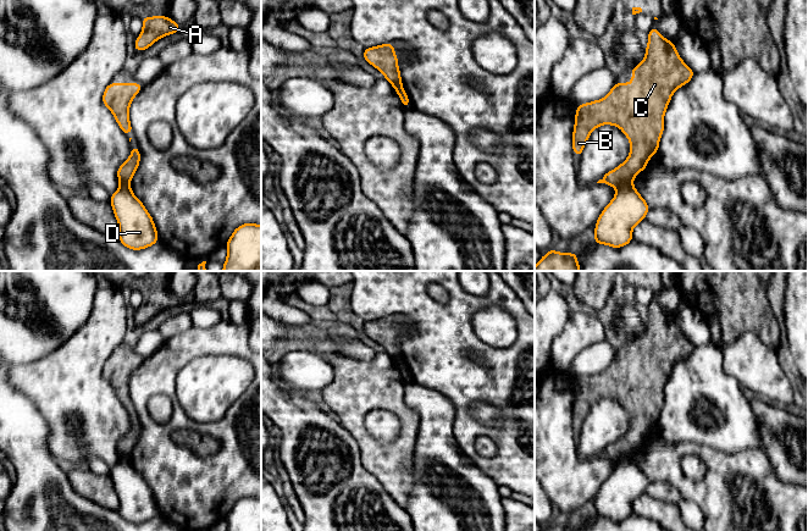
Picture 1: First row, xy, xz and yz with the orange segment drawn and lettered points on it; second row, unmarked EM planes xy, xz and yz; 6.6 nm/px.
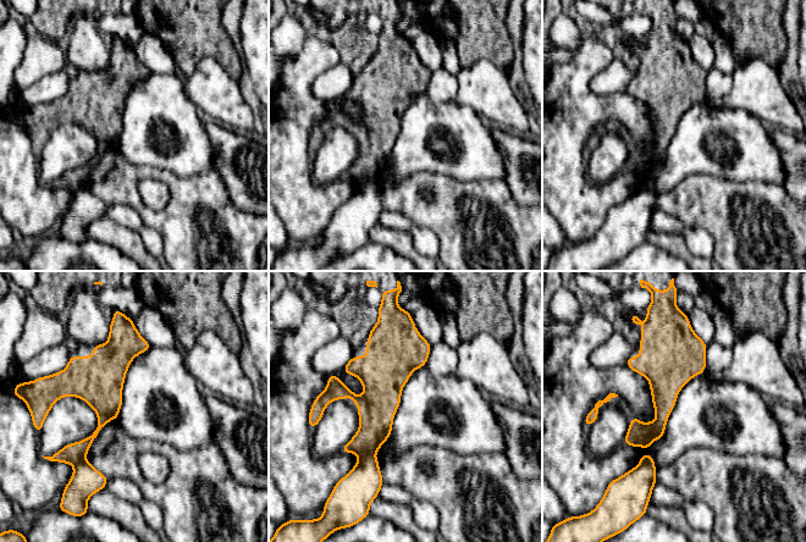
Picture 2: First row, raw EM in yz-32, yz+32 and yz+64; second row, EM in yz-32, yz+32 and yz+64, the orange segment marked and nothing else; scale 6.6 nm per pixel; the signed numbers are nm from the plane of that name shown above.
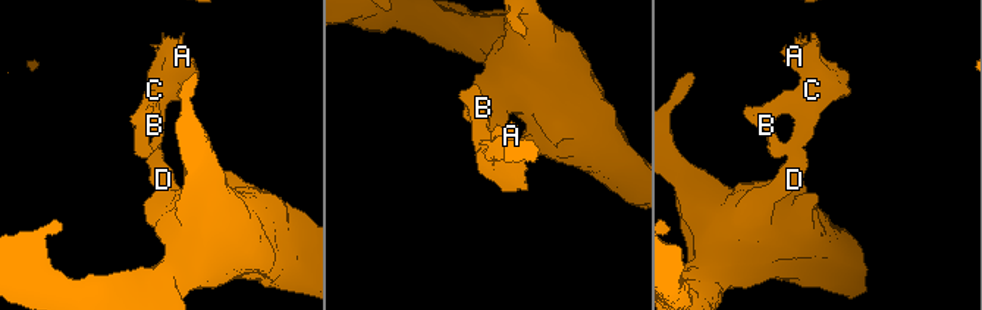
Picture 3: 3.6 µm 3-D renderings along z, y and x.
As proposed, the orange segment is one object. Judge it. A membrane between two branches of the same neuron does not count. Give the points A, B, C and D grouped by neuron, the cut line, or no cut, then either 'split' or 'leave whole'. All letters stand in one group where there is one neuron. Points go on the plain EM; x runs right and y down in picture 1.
A B C / D | yz (631, 454), (624, 455), (616, 462) | split

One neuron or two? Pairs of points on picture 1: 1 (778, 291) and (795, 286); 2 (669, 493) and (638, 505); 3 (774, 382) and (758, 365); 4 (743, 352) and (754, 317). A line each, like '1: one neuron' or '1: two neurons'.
1: two neurons
2: two neurons
3: one neuron
4: two neurons

